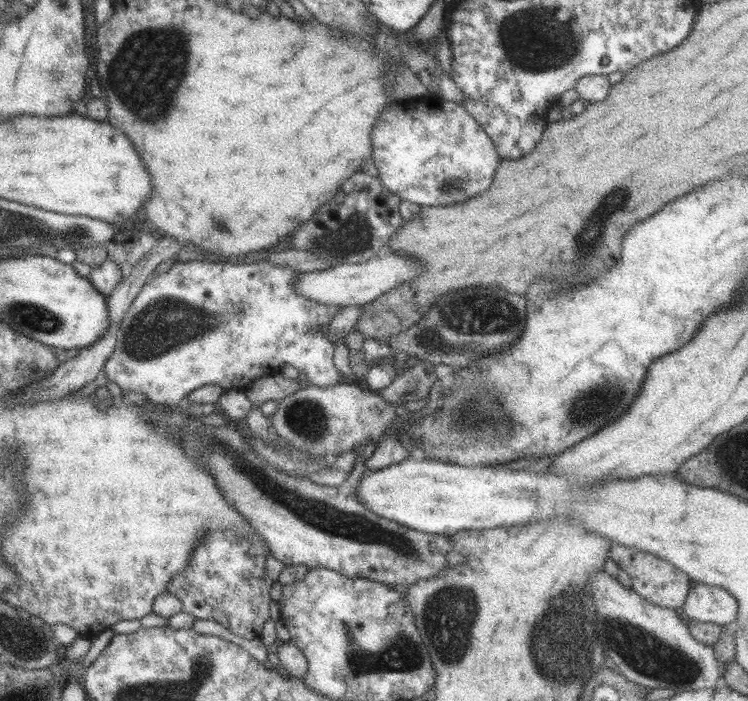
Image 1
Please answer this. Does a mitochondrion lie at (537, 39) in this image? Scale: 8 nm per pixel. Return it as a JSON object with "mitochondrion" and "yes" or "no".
{"mitochondrion":"yes"}

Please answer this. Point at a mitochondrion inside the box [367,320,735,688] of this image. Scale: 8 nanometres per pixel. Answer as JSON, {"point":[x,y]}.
{"point":[645,653]}

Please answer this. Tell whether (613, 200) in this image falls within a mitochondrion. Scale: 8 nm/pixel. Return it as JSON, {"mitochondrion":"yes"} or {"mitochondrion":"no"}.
{"mitochondrion":"yes"}

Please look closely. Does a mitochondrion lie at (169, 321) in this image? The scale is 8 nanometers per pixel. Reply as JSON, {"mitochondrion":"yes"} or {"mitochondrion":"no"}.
{"mitochondrion":"yes"}

